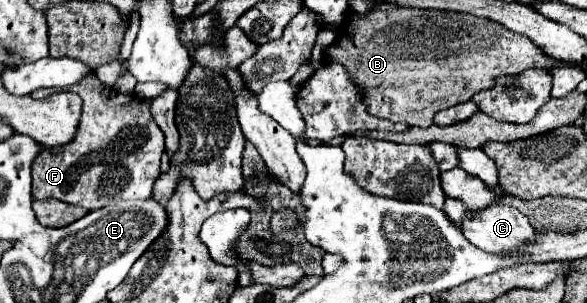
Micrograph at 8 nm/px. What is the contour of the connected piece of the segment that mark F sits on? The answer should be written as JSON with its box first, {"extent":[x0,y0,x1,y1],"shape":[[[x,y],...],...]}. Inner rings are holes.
{"extent":[32,75,164,211],"shape":[[[96,75],[84,77],[80,83],[76,83],[72,87],[64,87],[64,89],[38,89],[32,93],[32,97],[44,99],[44,97],[50,97],[52,91],[74,91],[82,97],[84,107],[82,107],[82,119],[80,119],[74,143],[68,143],[62,149],[60,147],[44,147],[42,155],[36,157],[36,161],[32,165],[32,177],[34,177],[32,195],[34,195],[34,199],[50,199],[52,197],[52,199],[60,199],[64,203],[80,205],[88,211],[114,205],[120,199],[150,199],[154,181],[160,175],[160,159],[164,153],[164,135],[162,135],[162,129],[152,119],[150,99],[142,99],[136,93],[124,95],[116,87],[104,85]],[[92,151],[102,153],[102,159],[100,159],[102,163],[92,161],[92,163],[80,165],[80,159],[90,155]]]}

